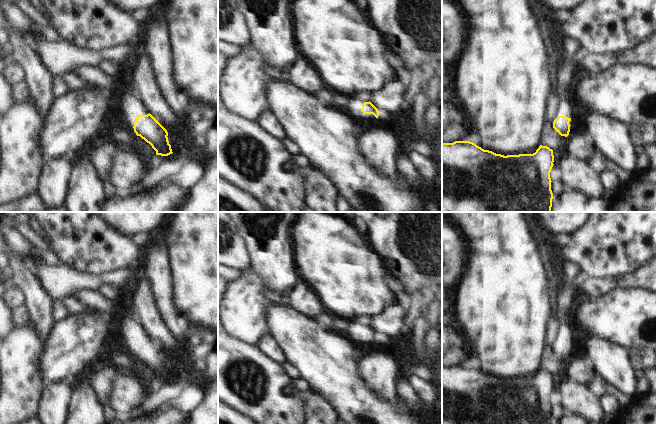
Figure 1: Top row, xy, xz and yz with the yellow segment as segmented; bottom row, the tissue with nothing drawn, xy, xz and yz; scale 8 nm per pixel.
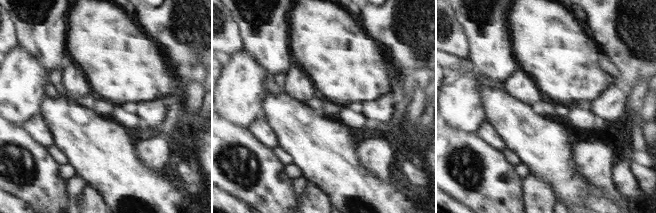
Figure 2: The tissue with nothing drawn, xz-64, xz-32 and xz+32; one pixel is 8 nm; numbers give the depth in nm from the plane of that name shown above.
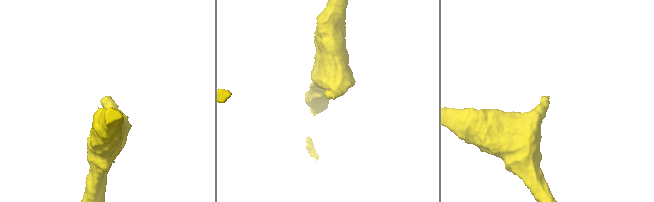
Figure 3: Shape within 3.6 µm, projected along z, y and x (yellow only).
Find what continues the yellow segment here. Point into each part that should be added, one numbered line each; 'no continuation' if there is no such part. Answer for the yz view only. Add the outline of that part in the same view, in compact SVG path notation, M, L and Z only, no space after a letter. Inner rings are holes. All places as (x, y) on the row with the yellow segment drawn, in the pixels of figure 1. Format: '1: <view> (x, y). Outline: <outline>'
1: yz (564, 108). Outline: M562 94L559 97L559 103L557 105L557 114L555 116L555 119L557 119L559 116L566 116L572 119L572 103L573 102L571 98L567 94Z

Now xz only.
1: xz (354, 107). Outline: M351 97L348 106L344 109L347 110L350 114L352 114L356 119L362 118L366 120L377 120L377 118L373 114L364 114L362 112L363 104L363 101Z

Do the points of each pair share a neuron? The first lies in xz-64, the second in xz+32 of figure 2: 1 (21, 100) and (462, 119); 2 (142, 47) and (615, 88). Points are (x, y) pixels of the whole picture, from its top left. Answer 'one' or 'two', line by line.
1: one
2: two

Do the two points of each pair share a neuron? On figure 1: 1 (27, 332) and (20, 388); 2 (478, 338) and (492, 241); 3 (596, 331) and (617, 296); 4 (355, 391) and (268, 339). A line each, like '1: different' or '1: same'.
1: same
2: same
3: same
4: different

